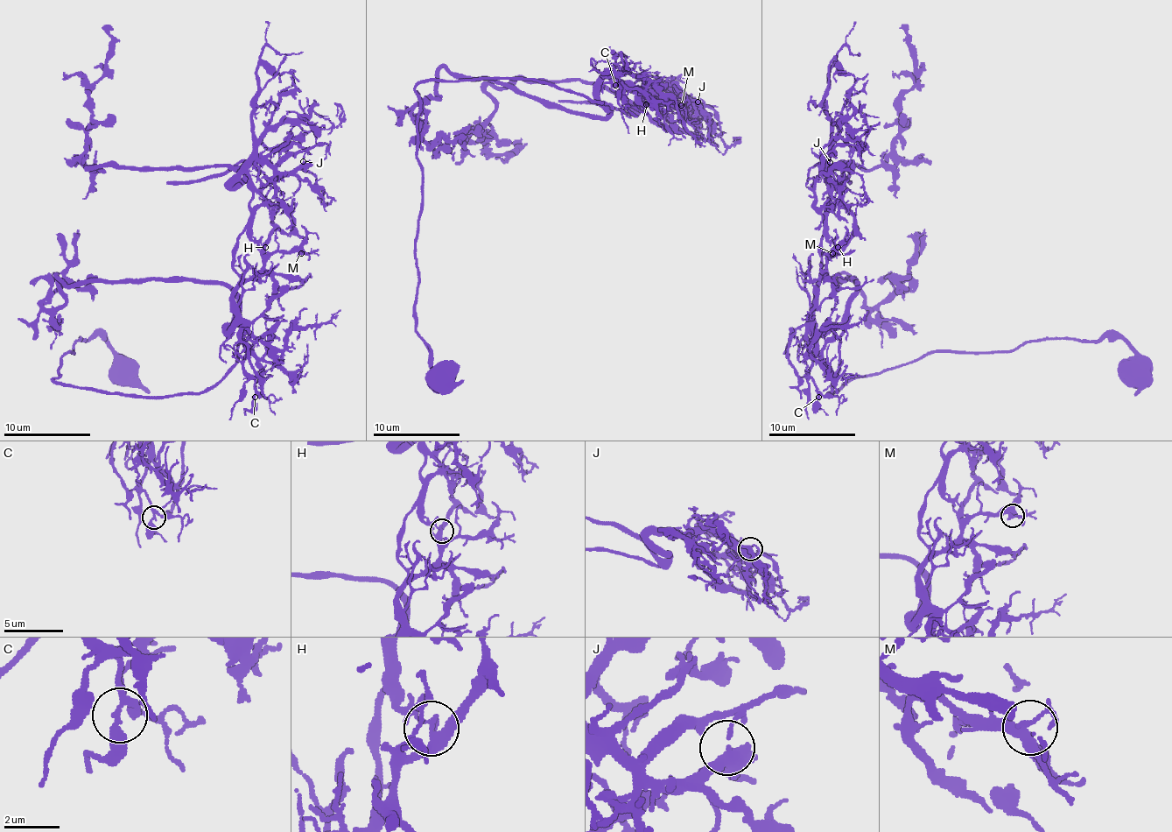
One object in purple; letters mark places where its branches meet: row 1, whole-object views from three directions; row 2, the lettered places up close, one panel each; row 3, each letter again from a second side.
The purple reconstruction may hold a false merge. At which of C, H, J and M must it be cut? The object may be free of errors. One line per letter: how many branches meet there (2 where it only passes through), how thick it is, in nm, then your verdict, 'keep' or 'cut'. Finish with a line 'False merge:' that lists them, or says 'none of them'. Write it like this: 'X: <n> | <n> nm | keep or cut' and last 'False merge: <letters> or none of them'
C: 4 | 240 nm | keep
H: 4 | 300 nm | cut
J: 4 | 300 nm | keep
M: 4 | 280 nm | keep
False merge: H

